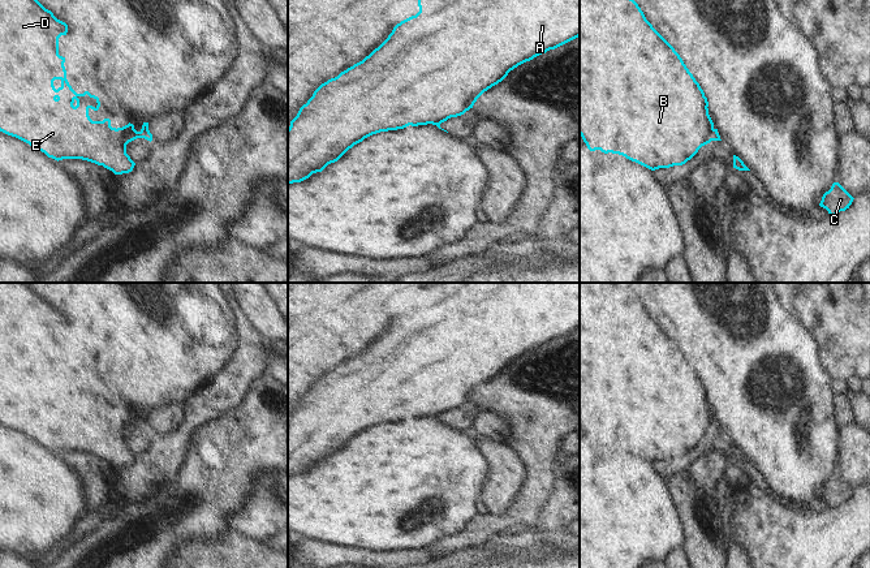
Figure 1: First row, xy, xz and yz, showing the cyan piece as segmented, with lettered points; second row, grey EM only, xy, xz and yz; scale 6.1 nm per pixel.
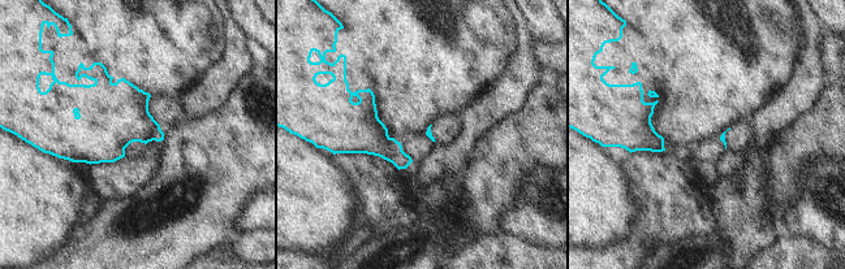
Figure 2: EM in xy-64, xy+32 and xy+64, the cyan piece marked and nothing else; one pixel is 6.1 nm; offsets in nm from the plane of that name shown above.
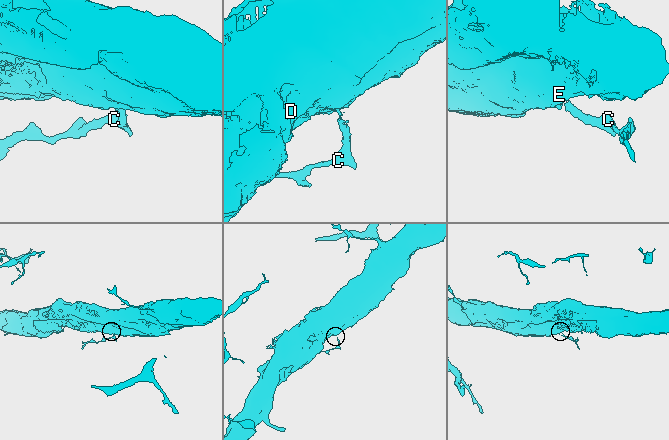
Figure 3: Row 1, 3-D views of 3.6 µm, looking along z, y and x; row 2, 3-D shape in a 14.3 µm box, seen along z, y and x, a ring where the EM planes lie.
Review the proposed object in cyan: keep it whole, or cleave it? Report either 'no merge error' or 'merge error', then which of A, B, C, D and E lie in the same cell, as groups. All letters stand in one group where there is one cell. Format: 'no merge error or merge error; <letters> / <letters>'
merge error; A B D E / C

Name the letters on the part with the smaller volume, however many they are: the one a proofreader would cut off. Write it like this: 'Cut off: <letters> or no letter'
Cut off: C

